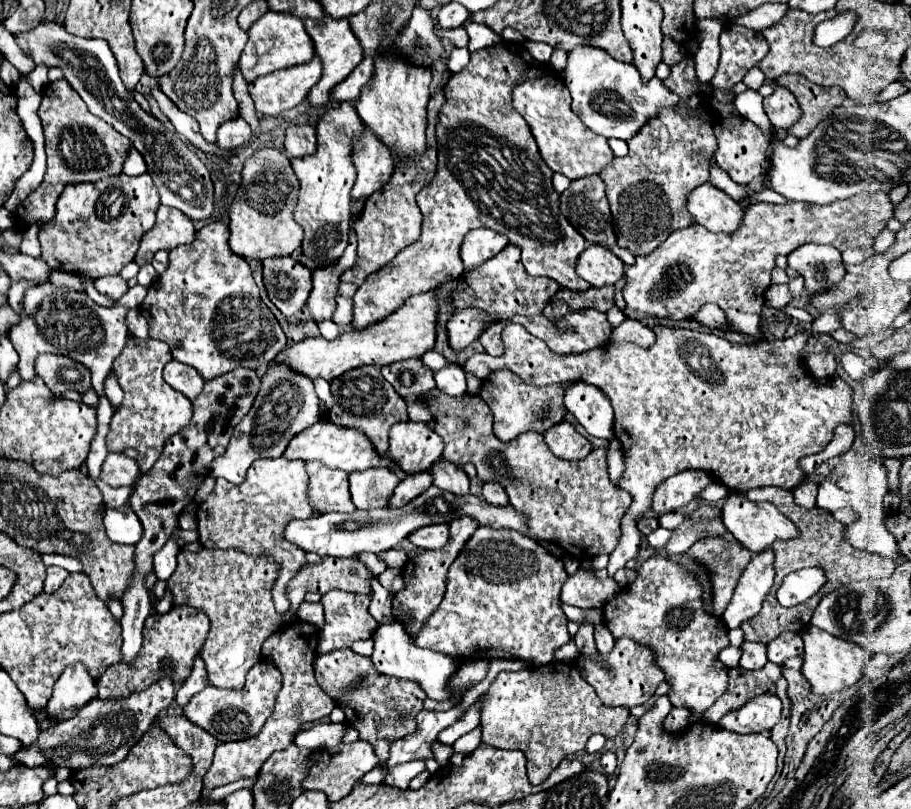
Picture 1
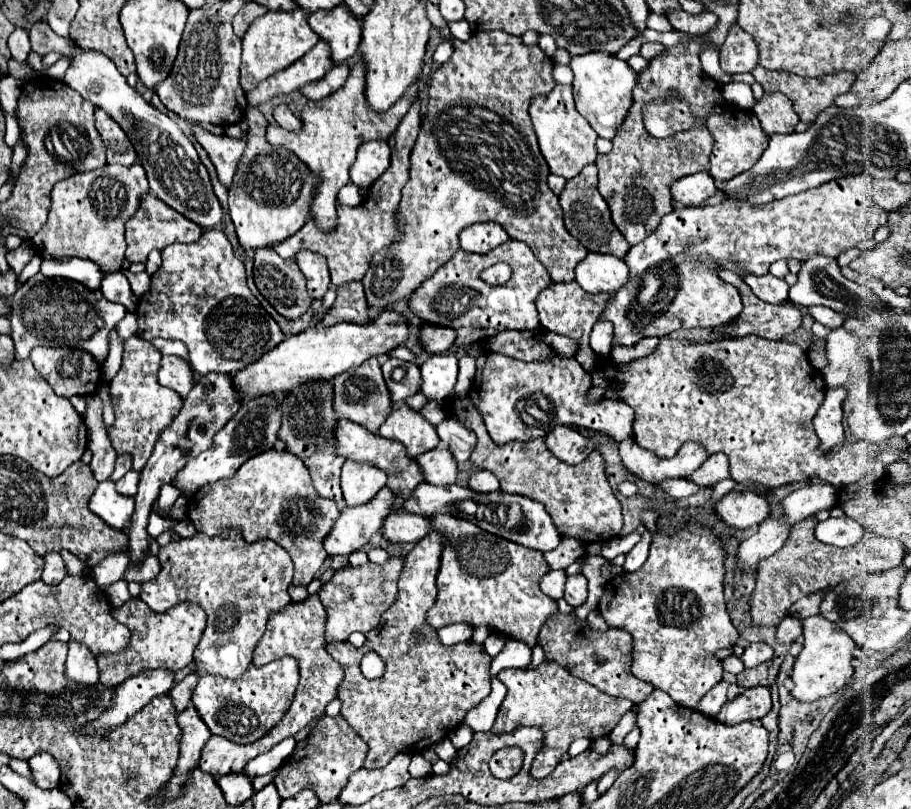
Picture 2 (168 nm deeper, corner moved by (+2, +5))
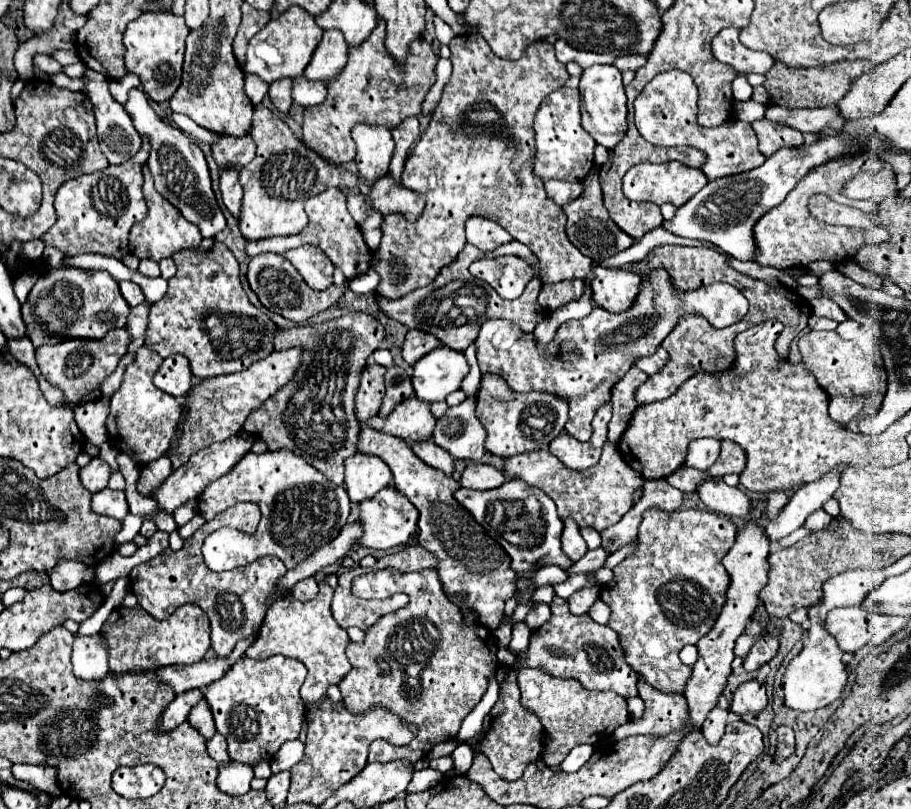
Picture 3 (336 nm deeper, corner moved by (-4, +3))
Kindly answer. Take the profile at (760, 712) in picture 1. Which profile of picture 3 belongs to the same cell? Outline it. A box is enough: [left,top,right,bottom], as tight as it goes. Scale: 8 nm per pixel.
[730,679,768,715]

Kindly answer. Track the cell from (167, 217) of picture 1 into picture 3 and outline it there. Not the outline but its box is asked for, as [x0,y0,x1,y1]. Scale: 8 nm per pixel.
[130,165,202,261]

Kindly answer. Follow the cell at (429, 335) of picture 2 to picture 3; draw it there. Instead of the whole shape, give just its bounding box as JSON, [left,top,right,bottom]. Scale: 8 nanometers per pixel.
[402,329,442,365]

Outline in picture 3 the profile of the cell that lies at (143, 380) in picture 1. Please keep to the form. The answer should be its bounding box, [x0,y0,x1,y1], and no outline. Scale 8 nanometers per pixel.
[106,347,182,465]

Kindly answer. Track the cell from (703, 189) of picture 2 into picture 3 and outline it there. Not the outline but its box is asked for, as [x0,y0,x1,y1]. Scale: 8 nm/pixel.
[624,161,708,205]

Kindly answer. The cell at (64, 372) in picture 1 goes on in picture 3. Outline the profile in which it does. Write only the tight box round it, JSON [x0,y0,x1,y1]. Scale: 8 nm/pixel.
[36,329,130,405]

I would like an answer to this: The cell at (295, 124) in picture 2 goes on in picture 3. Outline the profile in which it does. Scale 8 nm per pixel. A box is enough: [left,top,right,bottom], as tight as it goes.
[270,79,292,117]

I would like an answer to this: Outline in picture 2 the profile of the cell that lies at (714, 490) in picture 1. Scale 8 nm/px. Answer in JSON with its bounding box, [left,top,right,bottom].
[660,479,700,499]

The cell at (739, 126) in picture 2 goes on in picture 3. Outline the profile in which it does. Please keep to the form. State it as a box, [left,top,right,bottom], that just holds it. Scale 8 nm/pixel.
[634,69,766,179]

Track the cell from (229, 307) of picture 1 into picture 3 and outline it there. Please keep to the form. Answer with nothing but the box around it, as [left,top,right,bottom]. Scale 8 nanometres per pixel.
[144,239,278,379]

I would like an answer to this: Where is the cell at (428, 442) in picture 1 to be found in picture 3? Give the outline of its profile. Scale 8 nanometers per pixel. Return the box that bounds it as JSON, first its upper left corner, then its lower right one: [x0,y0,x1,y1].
[382,397,436,443]

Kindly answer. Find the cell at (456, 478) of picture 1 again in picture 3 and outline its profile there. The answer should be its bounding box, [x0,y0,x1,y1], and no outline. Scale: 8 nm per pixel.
[410,441,454,477]

